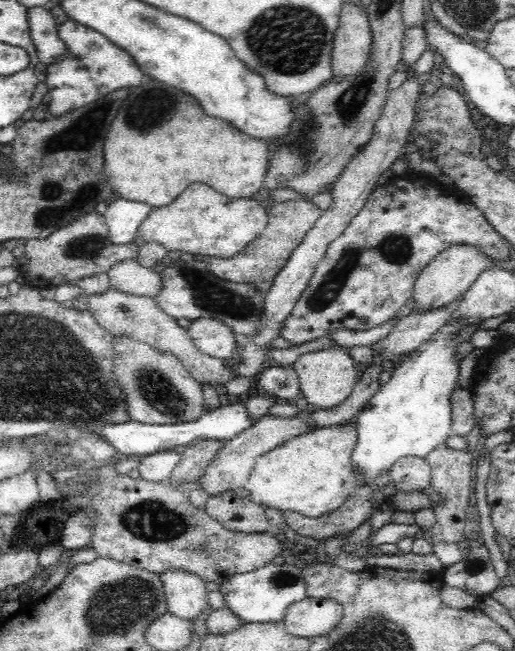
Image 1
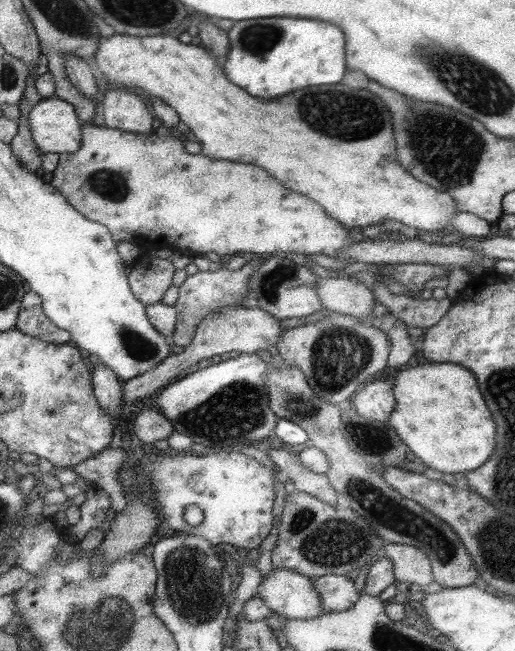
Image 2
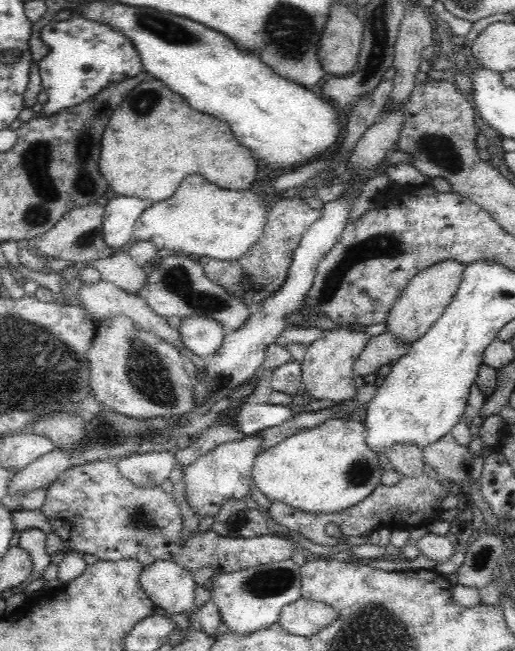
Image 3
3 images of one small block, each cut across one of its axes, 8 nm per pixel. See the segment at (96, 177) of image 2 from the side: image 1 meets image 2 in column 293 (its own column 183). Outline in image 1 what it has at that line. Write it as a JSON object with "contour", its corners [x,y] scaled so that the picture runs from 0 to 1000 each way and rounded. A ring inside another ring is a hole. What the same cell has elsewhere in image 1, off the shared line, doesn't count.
{"contour":[[[377,280],[334,313],[293,323],[268,353],[266,370],[309,372],[324,387],[350,386],[369,395],[386,390],[450,398],[515,353],[518,343],[520,326],[497,307],[443,304],[396,281]]]}

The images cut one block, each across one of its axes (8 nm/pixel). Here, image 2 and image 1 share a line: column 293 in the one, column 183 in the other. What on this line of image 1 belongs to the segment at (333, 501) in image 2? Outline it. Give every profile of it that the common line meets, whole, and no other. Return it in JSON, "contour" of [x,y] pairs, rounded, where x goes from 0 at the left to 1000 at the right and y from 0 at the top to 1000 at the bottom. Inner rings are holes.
{"contour":[[[386,674],[377,685],[361,688],[350,699],[348,711],[322,742],[344,747],[346,742],[371,745],[388,737],[402,713],[419,700],[435,677],[416,674]]]}

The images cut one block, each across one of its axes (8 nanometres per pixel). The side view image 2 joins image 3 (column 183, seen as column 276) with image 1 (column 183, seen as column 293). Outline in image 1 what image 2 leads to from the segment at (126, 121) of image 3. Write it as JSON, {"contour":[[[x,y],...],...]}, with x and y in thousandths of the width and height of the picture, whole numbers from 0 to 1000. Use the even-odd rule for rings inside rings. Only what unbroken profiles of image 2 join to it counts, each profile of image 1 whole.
{"contour":[[[287,117],[229,169],[206,206],[202,246],[202,267],[229,304],[280,310],[297,320],[326,316],[373,280],[392,280],[443,304],[487,304],[513,287],[522,258],[517,217],[505,218],[470,206],[452,190],[396,175],[367,144]]]}

